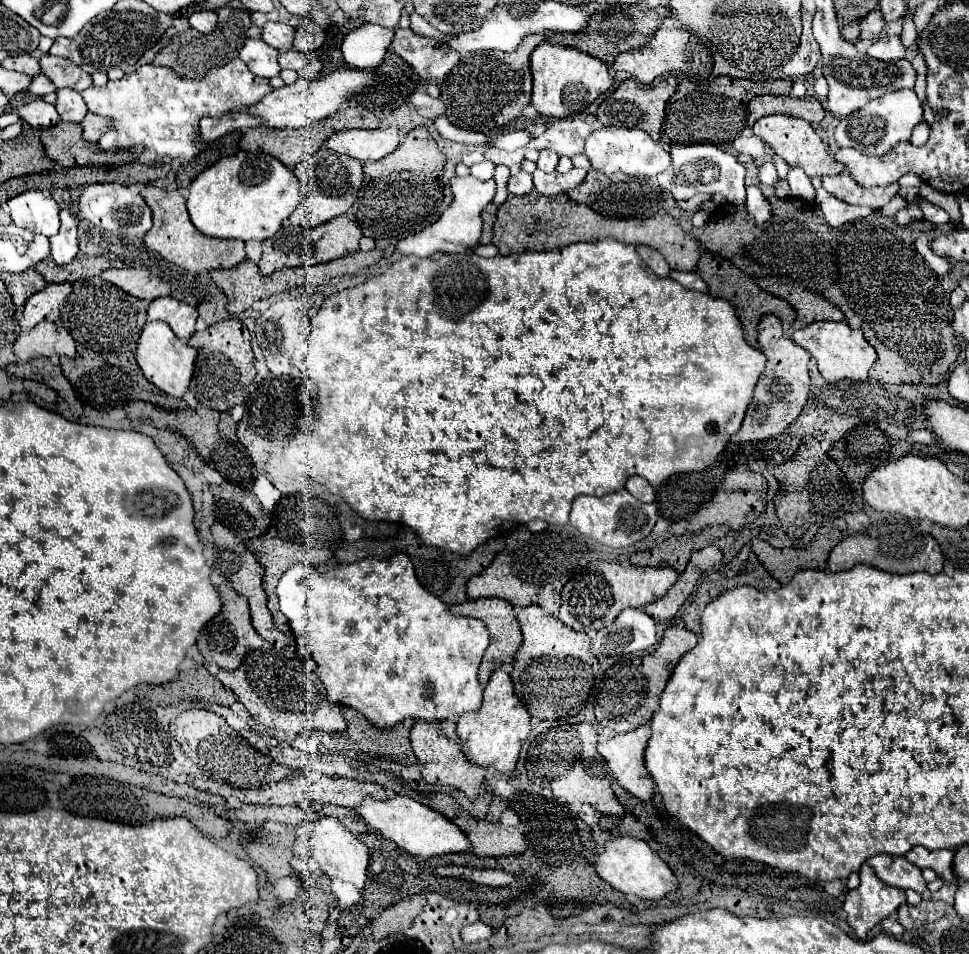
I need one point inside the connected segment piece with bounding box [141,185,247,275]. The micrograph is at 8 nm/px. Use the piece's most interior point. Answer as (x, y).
(172, 235)

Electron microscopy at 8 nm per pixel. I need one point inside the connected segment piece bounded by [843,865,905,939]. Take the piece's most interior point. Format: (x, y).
(872, 901)

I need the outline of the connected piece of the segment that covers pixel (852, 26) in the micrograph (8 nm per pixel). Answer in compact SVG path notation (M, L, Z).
M857 21L841 27L841 37L843 37L845 41L853 43L853 45L859 41L859 35L861 35L861 29L859 29L859 23L857 23Z

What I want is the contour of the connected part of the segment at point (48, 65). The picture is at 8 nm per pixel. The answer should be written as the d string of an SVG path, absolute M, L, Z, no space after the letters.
M47 53L39 59L39 63L41 63L41 69L43 69L43 75L47 75L57 89L69 87L69 89L75 89L75 91L83 91L83 89L93 85L91 75L85 73L73 61L53 57L53 55Z

